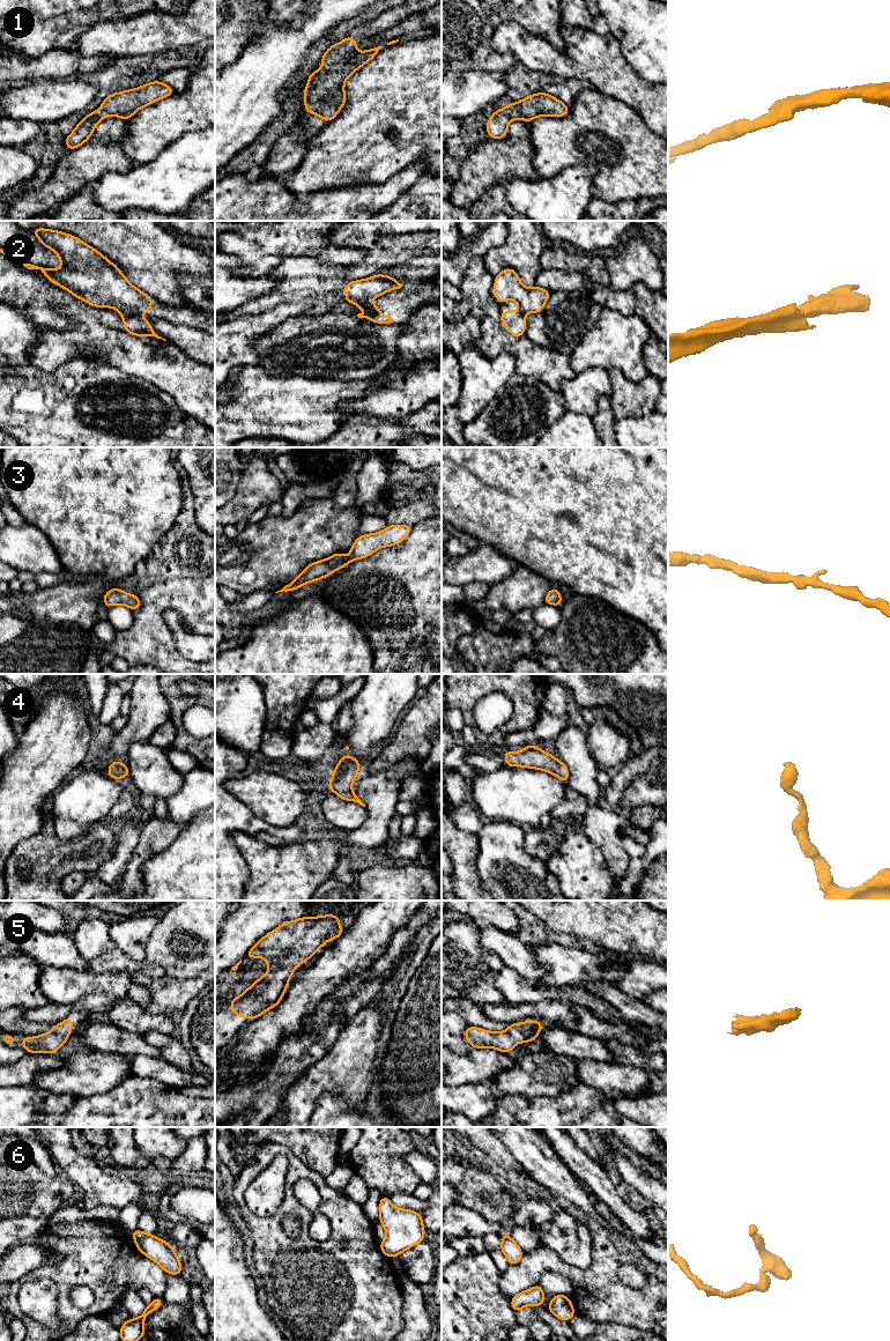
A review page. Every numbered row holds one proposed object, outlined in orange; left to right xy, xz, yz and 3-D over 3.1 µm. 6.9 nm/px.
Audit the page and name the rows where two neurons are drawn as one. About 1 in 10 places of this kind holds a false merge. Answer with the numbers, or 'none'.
2

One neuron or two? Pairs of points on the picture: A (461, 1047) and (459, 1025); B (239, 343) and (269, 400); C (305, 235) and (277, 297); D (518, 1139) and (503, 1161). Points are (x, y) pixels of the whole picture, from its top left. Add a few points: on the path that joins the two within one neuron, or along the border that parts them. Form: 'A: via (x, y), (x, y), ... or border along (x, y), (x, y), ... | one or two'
A: via (459, 1042), (459, 1031) | one
B: border along (258, 364), (247, 364), (242, 368) | two
C: border along (316, 259), (306, 257), (284, 258), (271, 271) | two
D: border along (497, 1139), (520, 1167) | two

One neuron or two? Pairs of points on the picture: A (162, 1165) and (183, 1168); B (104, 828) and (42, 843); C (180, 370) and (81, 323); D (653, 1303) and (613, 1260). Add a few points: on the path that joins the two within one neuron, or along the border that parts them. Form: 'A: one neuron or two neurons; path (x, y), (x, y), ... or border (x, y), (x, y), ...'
A: one neuron; path (167, 1165), (178, 1168)
B: one neuron; path (89, 838), (79, 846), (57, 846)
C: one neuron; path (156, 361), (127, 353), (105, 340)
D: one neuron; path (638, 1303), (633, 1303), (613, 1282), (613, 1275)

